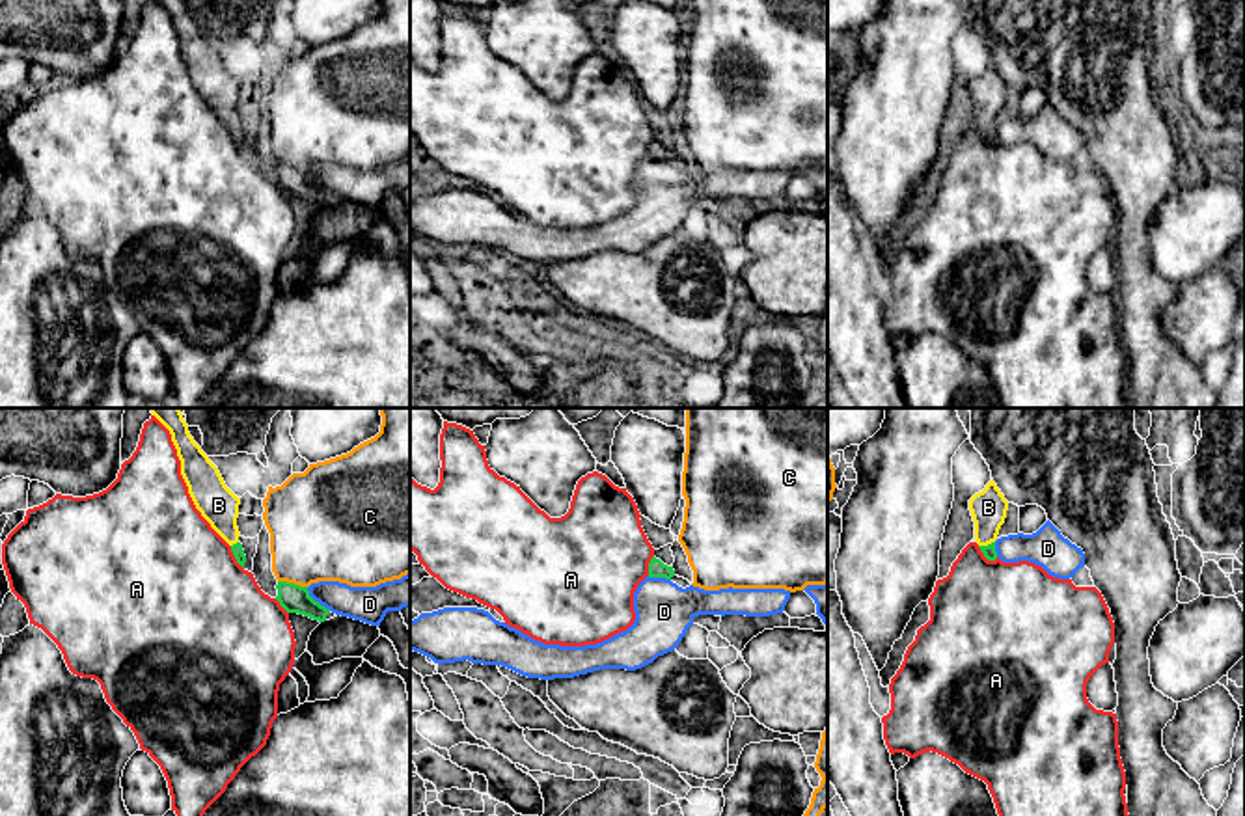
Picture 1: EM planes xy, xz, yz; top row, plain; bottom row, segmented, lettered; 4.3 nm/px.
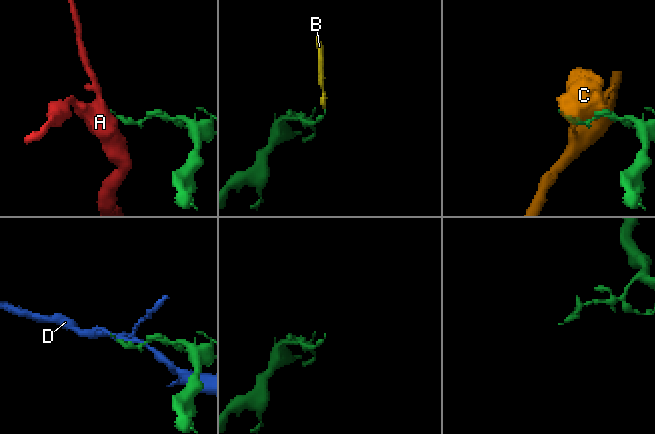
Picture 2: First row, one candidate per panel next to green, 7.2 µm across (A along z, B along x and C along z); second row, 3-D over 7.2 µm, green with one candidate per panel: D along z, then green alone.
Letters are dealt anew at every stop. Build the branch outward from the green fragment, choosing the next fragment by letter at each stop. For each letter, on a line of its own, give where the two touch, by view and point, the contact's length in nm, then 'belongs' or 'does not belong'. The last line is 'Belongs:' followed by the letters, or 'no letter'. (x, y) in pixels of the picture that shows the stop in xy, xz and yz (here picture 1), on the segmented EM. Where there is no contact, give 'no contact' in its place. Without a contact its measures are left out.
A: meets green in yz at (986, 557); contact 110 nm long; does not belong
B: meets green in yz at (988, 544); contact 80 nm long; belongs
C: meets green in xy at (293, 584); contact 130 nm long; does not belong
D: meets green in xy at (317, 602); contact 150 nm long; does not belong
Belongs: B

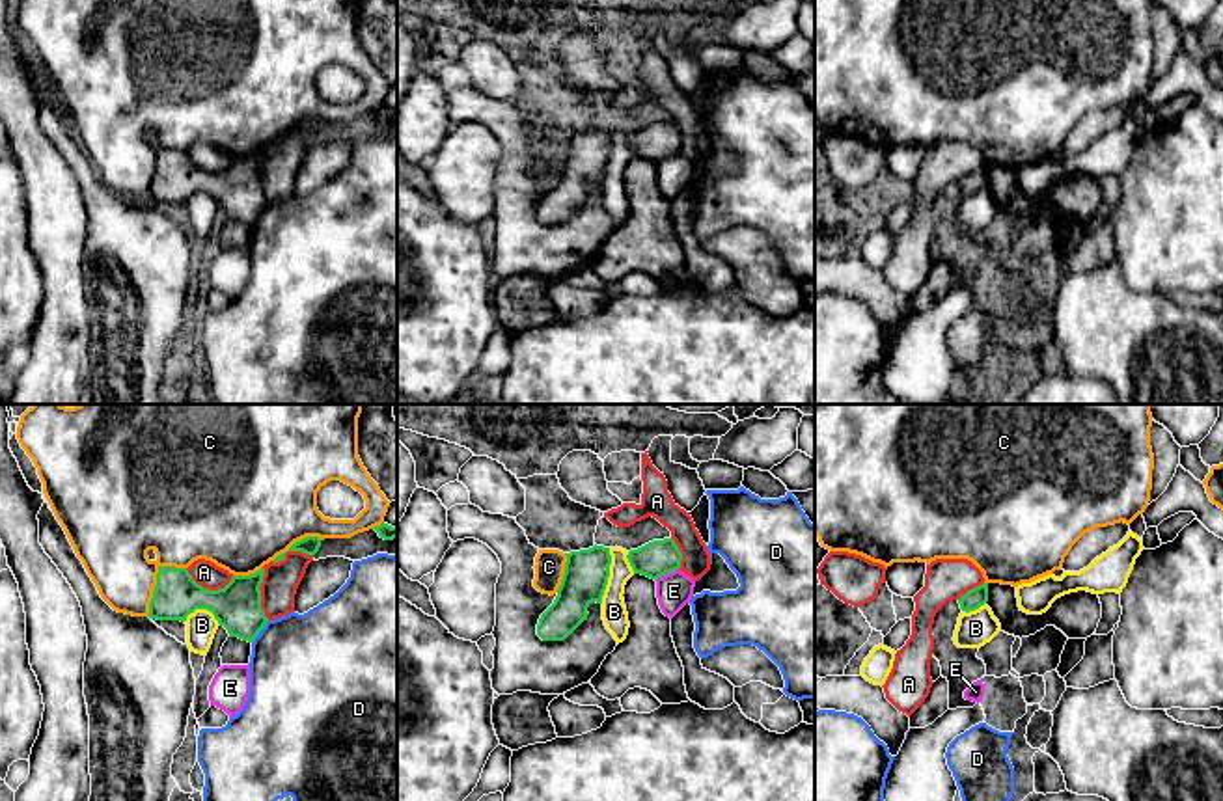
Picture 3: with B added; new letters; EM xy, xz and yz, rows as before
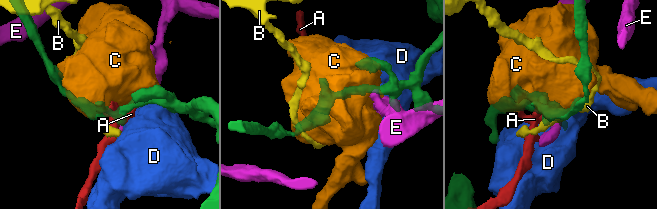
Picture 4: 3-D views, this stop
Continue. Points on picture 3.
A: meets green in xy at (207, 589); contact 220 nm long; does not belong
B: meets green in xz at (608, 576); contact 240 nm long; does not belong
C: meets green in xy at (157, 580); contact 280 nm long; does not belong
D: meets green in xy at (260, 630); contact 130 nm long; does not belong
E: meets green in xz at (666, 572); contact 120 nm long; does not belong
Belongs: no letter

